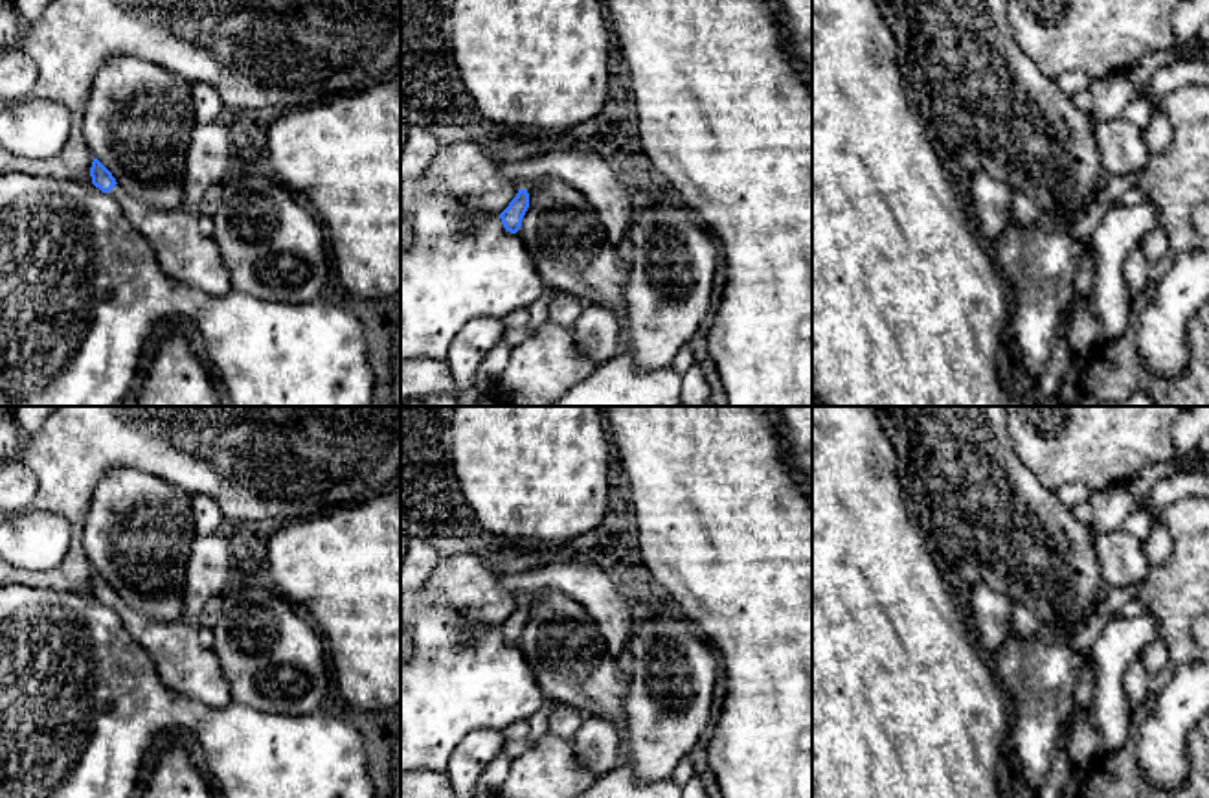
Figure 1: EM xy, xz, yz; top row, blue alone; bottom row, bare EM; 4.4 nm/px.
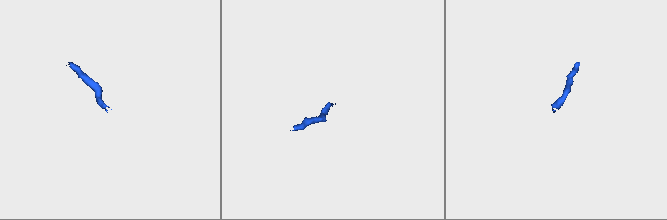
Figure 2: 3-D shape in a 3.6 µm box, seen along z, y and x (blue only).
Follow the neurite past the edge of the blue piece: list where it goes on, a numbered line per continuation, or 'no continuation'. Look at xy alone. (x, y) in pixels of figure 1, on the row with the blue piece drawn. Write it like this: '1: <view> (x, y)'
1: xy (184, 252)

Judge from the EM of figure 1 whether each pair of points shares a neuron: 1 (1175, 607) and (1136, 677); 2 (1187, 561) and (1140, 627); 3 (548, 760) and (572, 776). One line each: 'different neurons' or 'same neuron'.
1: different neurons
2: different neurons
3: same neuron

